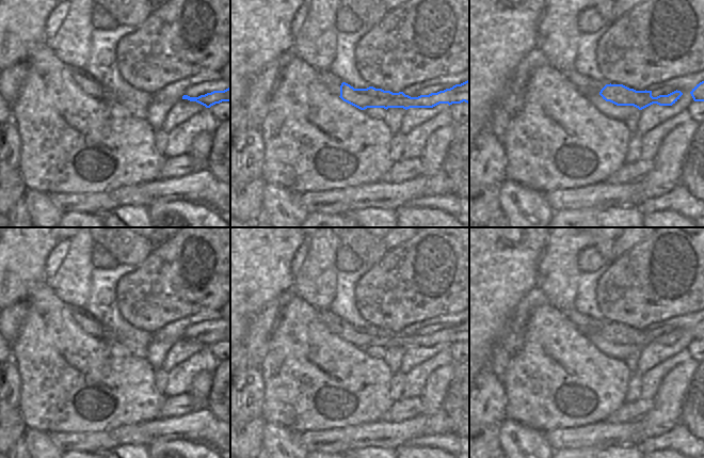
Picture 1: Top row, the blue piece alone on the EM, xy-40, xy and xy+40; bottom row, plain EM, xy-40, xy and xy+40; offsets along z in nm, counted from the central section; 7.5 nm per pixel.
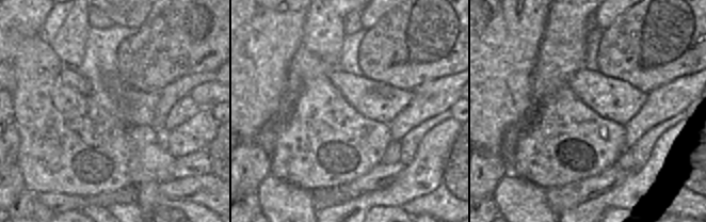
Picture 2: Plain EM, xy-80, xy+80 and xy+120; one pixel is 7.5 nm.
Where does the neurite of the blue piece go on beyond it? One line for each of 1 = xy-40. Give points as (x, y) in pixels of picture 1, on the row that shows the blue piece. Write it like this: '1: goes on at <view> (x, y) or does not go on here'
1: does not go on here

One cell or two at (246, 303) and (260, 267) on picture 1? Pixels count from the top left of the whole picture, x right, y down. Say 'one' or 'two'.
one

